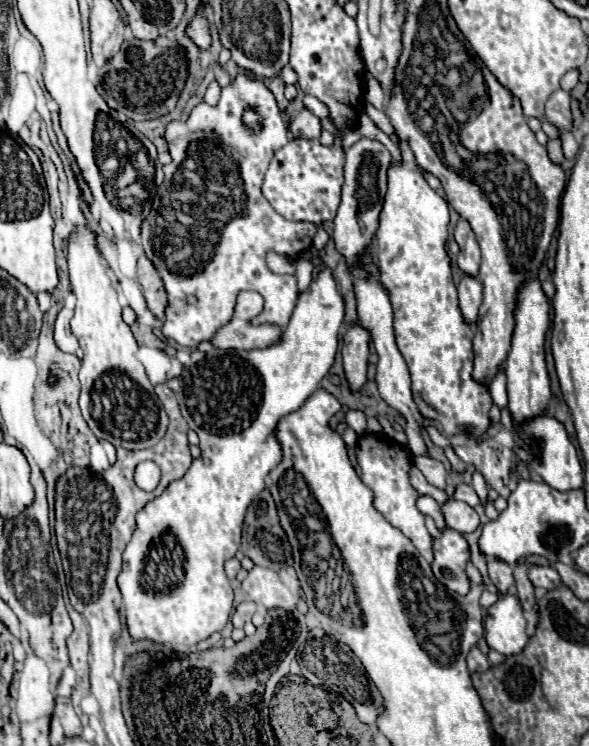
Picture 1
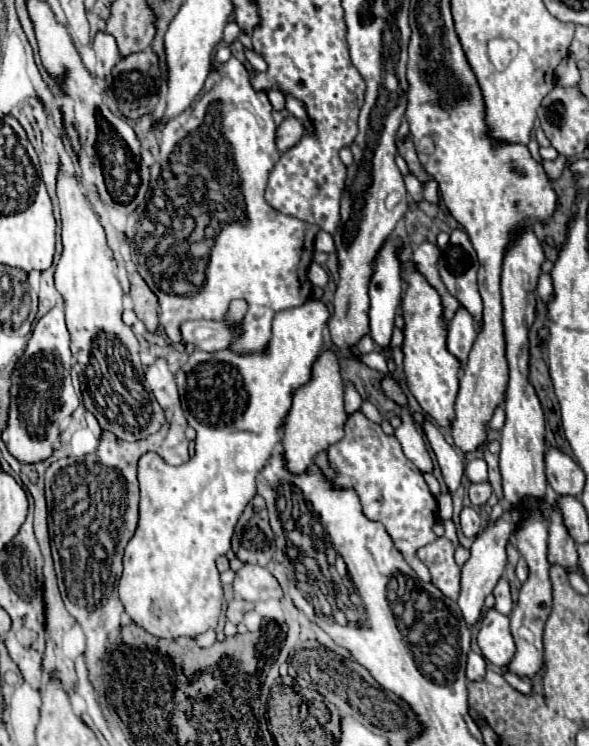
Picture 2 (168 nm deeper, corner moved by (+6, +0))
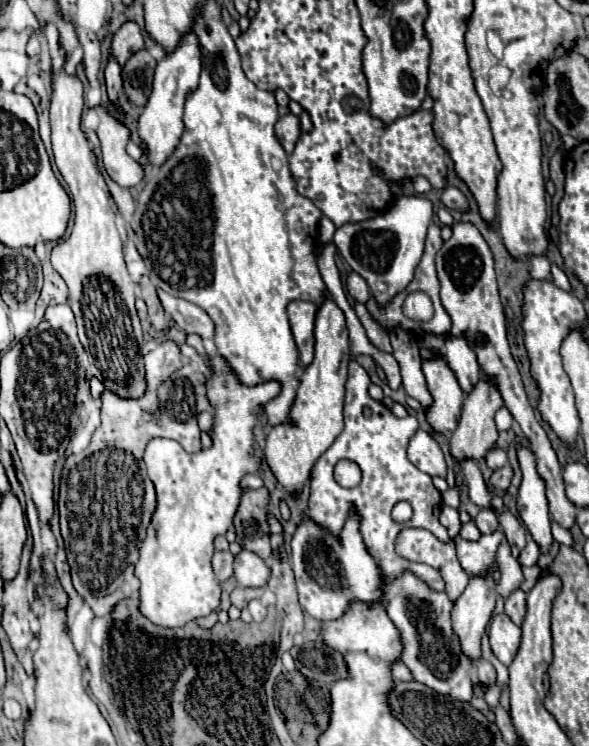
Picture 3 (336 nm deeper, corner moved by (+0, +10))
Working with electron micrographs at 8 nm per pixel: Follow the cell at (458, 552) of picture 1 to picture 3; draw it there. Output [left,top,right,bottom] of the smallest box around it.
[396,529,470,601]

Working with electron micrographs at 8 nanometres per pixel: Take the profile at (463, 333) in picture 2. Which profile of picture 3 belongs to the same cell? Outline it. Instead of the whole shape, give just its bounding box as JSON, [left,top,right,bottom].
[444,337,480,393]

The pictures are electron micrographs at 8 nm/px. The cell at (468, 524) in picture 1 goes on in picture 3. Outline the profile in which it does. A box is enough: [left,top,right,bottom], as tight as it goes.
[474,509,500,535]

